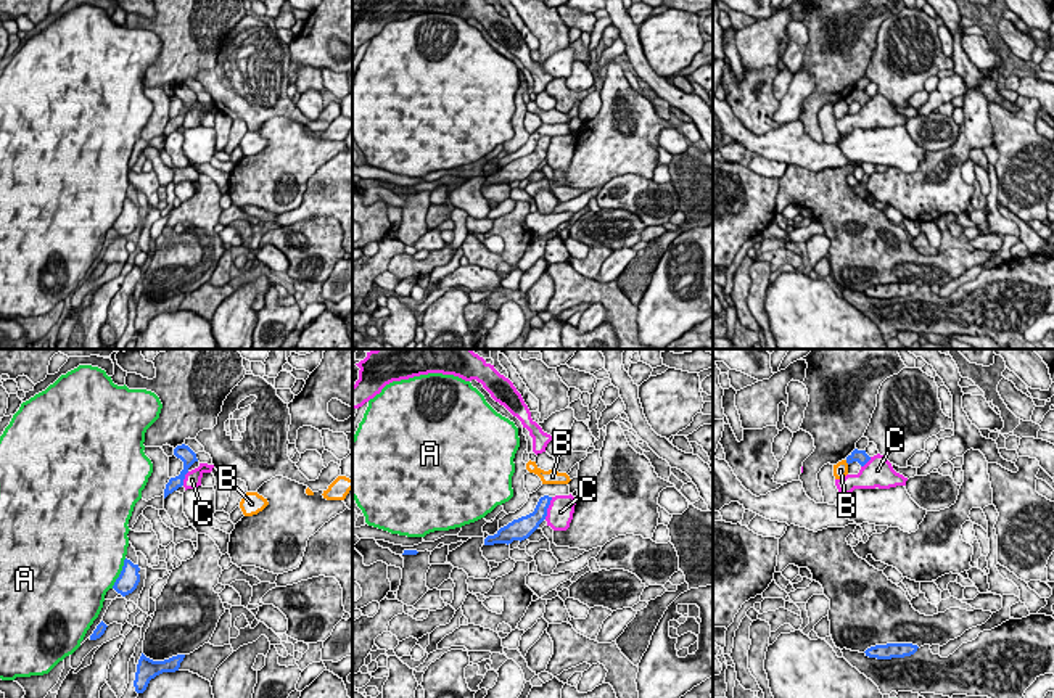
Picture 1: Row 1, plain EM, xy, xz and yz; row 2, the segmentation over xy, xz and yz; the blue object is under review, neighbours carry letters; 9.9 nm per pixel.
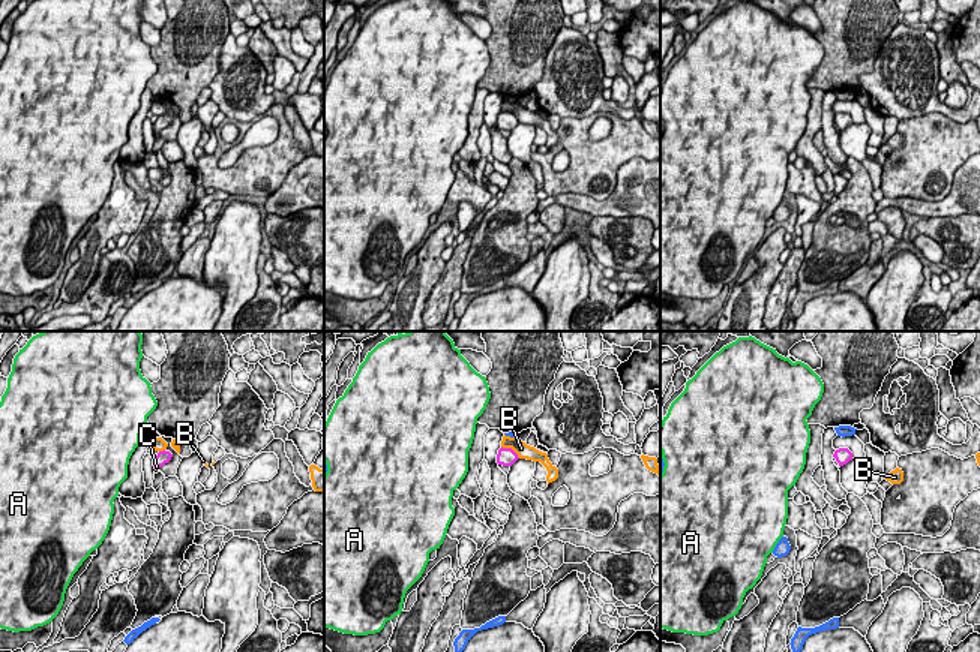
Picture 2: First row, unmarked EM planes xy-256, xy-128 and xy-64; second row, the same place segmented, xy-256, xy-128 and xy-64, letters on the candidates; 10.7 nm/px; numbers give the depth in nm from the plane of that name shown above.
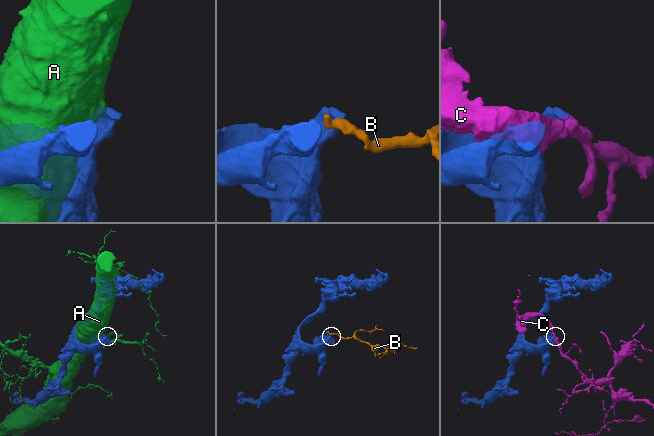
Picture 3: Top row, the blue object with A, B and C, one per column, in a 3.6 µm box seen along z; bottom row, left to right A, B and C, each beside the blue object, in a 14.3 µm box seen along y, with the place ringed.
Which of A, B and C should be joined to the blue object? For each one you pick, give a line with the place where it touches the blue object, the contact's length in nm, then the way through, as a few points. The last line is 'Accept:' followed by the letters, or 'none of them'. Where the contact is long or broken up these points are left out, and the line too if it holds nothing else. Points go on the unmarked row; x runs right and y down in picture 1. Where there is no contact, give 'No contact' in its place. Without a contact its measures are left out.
Accept: none of them

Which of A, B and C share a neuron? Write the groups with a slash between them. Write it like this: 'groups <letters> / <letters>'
groups A B / C

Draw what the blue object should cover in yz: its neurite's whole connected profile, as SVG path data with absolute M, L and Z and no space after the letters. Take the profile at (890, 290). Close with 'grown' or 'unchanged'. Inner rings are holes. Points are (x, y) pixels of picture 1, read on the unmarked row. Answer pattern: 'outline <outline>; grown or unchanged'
outline M887 283L887 285L871 286L864 293L869 298L891 299L891 298L911 296L917 291L917 288L919 286L912 283Z; unchanged

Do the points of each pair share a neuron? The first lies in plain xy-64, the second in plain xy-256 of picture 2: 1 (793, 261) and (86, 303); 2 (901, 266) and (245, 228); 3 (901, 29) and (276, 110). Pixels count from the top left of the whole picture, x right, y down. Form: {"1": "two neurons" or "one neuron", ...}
{"1": "one neuron", "2": "one neuron", "3": "two neurons"}

